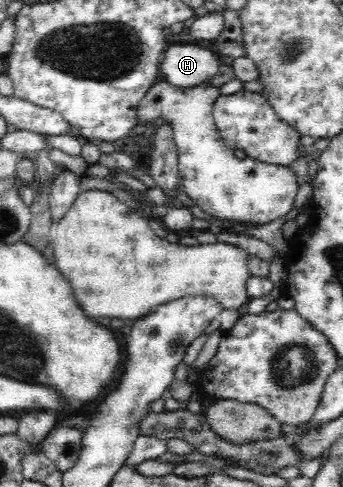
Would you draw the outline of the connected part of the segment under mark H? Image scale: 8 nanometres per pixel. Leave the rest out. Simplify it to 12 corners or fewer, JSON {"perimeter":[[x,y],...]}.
{"perimeter":[[196,42],[172,45],[161,69],[180,89],[216,76],[220,56]]}

